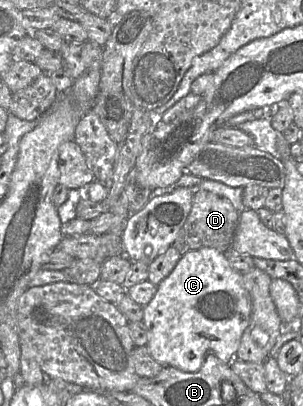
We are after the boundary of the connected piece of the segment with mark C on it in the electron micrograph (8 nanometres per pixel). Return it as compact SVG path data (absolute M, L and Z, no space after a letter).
M203 247L197 250L189 251L181 256L174 270L157 285L157 291L154 297L143 307L142 321L146 326L148 336L148 342L146 345L151 356L164 367L172 366L185 372L198 371L201 368L207 354L214 354L221 361L231 364L240 345L242 335L249 325L251 310L252 307L249 294L243 284L243 273L234 270L230 266L225 253L210 247Z

